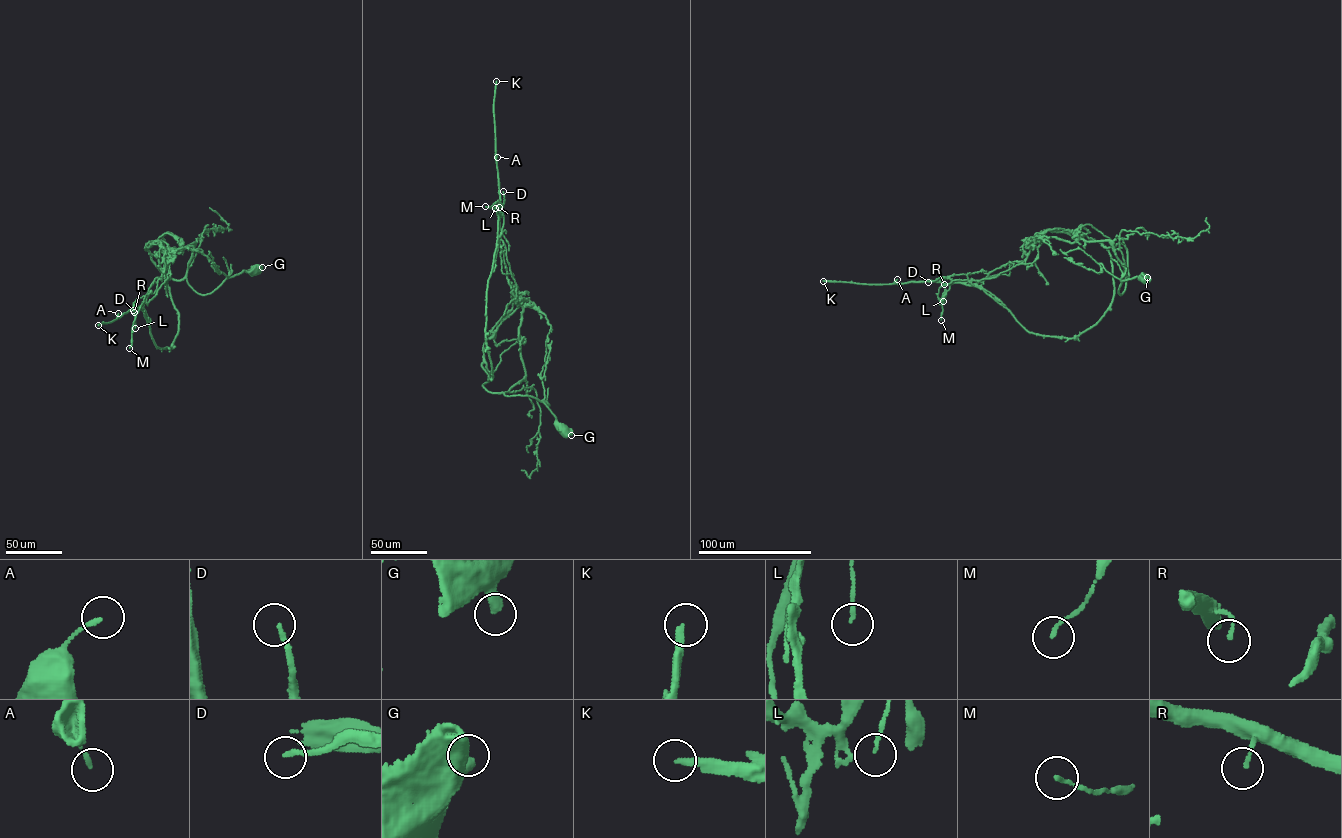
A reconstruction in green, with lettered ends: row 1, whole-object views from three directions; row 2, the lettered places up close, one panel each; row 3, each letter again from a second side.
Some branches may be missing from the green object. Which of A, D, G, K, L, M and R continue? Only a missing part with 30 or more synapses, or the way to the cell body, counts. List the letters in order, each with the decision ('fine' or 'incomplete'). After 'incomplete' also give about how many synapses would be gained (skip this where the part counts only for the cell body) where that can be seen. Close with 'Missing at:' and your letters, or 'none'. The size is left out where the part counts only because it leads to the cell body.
A: fine
D: fine
G: fine
K: incomplete; 850 synapses
L: fine
M: fine
R: fine
Missing at: K

